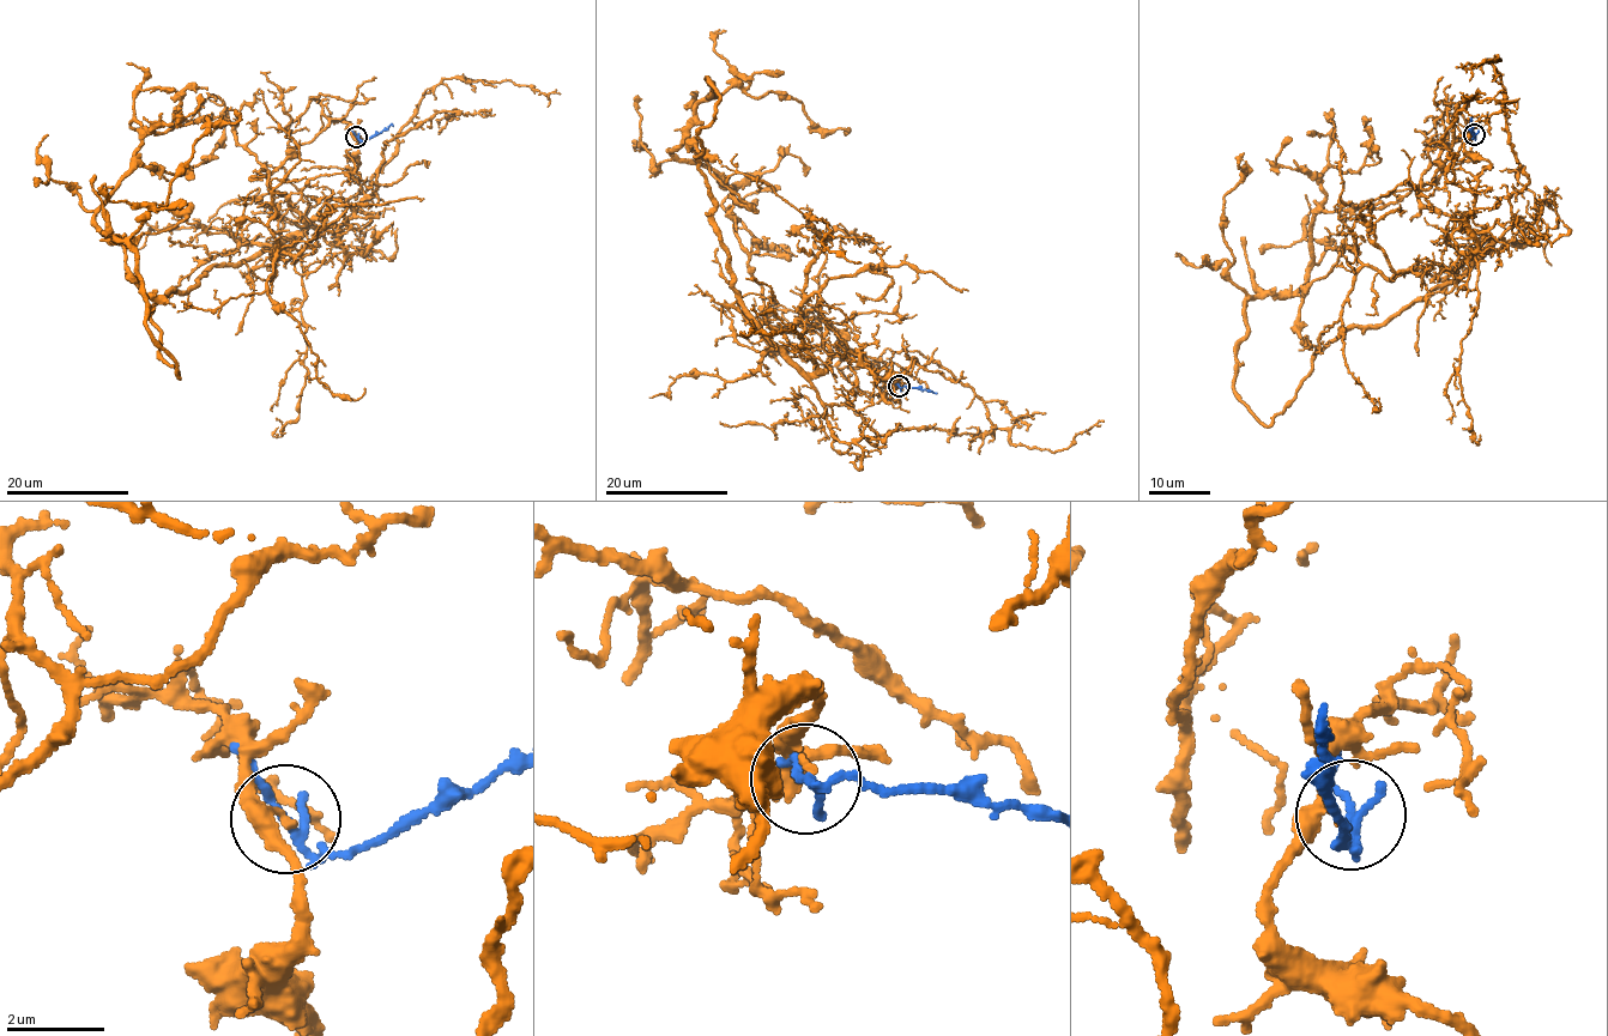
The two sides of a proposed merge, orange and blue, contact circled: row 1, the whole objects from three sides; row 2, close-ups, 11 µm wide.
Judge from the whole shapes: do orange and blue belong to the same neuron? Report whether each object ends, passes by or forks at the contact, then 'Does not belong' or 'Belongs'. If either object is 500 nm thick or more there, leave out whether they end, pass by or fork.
At the ring orange ends. At the ring blue forks. Does not belong

